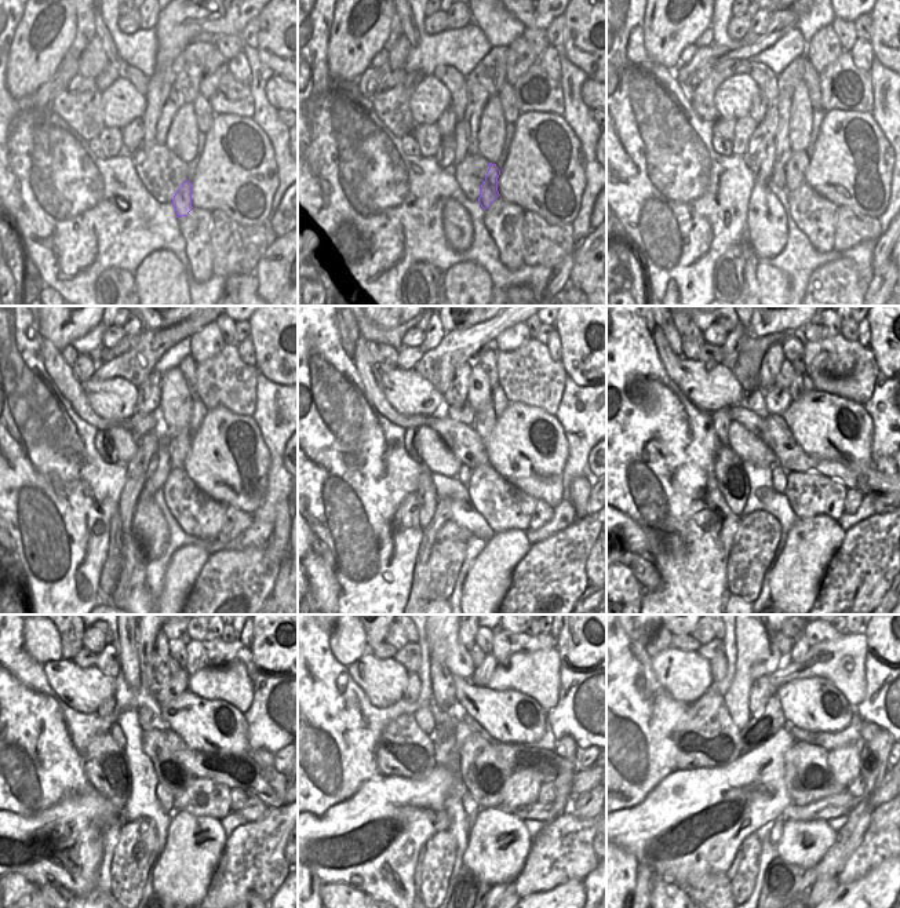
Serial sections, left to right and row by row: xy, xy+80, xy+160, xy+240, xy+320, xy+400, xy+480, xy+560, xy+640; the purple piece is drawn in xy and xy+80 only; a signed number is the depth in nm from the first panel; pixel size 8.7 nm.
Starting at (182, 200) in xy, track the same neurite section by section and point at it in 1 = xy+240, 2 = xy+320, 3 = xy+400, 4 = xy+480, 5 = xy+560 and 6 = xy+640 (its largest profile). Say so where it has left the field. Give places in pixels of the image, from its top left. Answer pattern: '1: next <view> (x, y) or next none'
1: next xy+240 (179, 445)
2: next xy+320 (484, 422)
3: next xy+400 (795, 390)
4: next xy+480 (174, 667)
5: next xy+560 (477, 655)
6: next xy+640 (784, 645)

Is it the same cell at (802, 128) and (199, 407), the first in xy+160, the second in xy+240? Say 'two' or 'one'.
two

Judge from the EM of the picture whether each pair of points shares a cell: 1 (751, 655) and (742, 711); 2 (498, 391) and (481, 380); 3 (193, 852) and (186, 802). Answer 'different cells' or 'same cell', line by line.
1: same cell
2: different cells
3: different cells

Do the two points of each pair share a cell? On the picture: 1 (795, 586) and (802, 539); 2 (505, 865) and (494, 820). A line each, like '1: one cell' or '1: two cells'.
1: one cell
2: one cell

